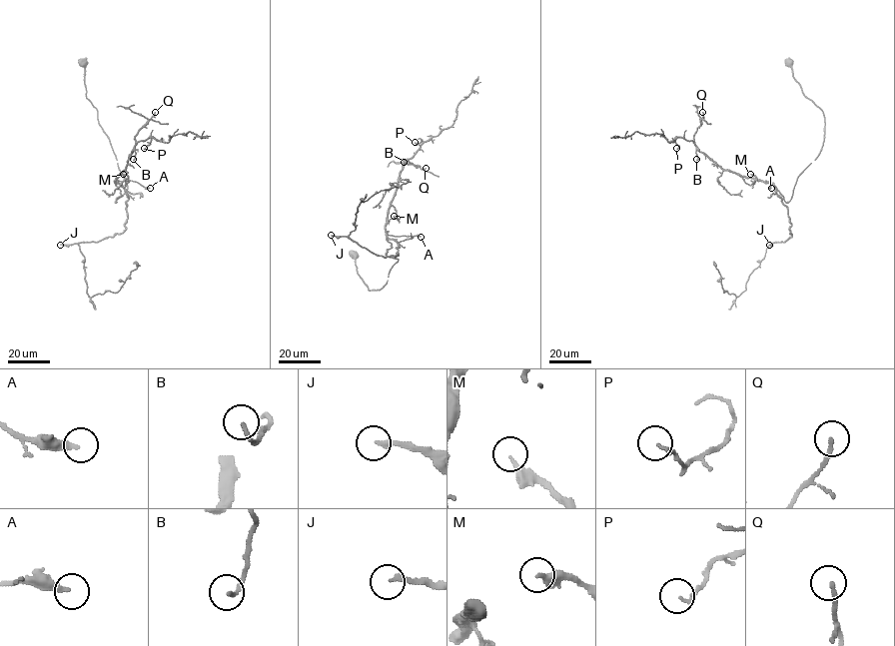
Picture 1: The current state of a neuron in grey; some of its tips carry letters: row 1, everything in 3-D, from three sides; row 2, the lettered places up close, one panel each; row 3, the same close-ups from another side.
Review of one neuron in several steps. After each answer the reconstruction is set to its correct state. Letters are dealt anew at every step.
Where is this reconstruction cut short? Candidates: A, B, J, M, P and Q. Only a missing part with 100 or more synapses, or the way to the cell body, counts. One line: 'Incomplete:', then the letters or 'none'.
Incomplete: J

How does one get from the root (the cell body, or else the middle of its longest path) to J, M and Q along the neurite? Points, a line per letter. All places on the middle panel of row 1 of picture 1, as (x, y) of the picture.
J: (354, 253), (368, 290), (379, 290), (398, 261), (386, 254), (386, 239), (399, 246), (385, 258), (331, 235)
M: (354, 253), (368, 290), (381, 289), (398, 261), (386, 254), (391, 205), (399, 222), (394, 216)
Q: (354, 253), (368, 290), (381, 289), (398, 261), (386, 254), (385, 227), (399, 172), (406, 160), (426, 168)

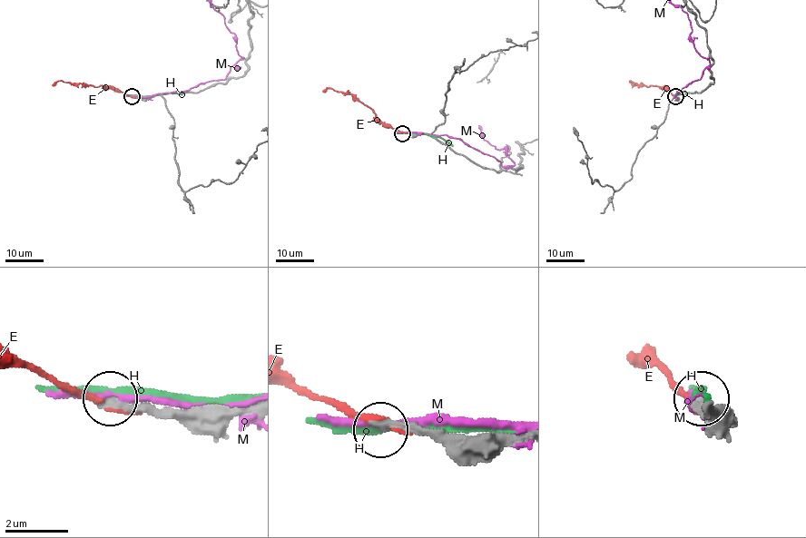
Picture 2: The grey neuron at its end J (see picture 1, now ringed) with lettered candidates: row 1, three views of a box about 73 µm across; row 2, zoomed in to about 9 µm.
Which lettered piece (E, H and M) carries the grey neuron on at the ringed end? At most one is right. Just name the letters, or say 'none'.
none

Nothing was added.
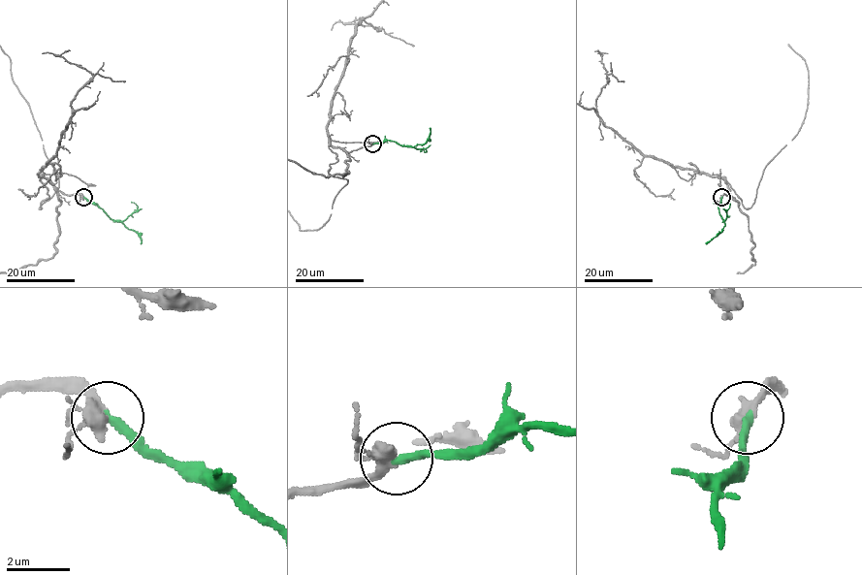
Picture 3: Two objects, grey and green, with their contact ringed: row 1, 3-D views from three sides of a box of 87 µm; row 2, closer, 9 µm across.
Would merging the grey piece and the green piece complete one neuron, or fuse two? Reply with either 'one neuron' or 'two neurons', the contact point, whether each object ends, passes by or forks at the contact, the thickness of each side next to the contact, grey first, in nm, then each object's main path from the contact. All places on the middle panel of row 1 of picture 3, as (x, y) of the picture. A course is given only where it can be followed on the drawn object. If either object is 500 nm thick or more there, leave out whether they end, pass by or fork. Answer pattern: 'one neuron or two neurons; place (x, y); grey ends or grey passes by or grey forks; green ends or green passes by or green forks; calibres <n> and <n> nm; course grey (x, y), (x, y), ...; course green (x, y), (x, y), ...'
one neuron; place (372, 143); grey forks; green ends; calibres 320 and 280 nm; course grey (372, 143), (329, 147), (337, 160), (329, 172), (347, 183), (319, 229), (300, 230); course green (372, 143), (393, 141), (413, 147), (422, 144), (429, 136), (429, 128)

